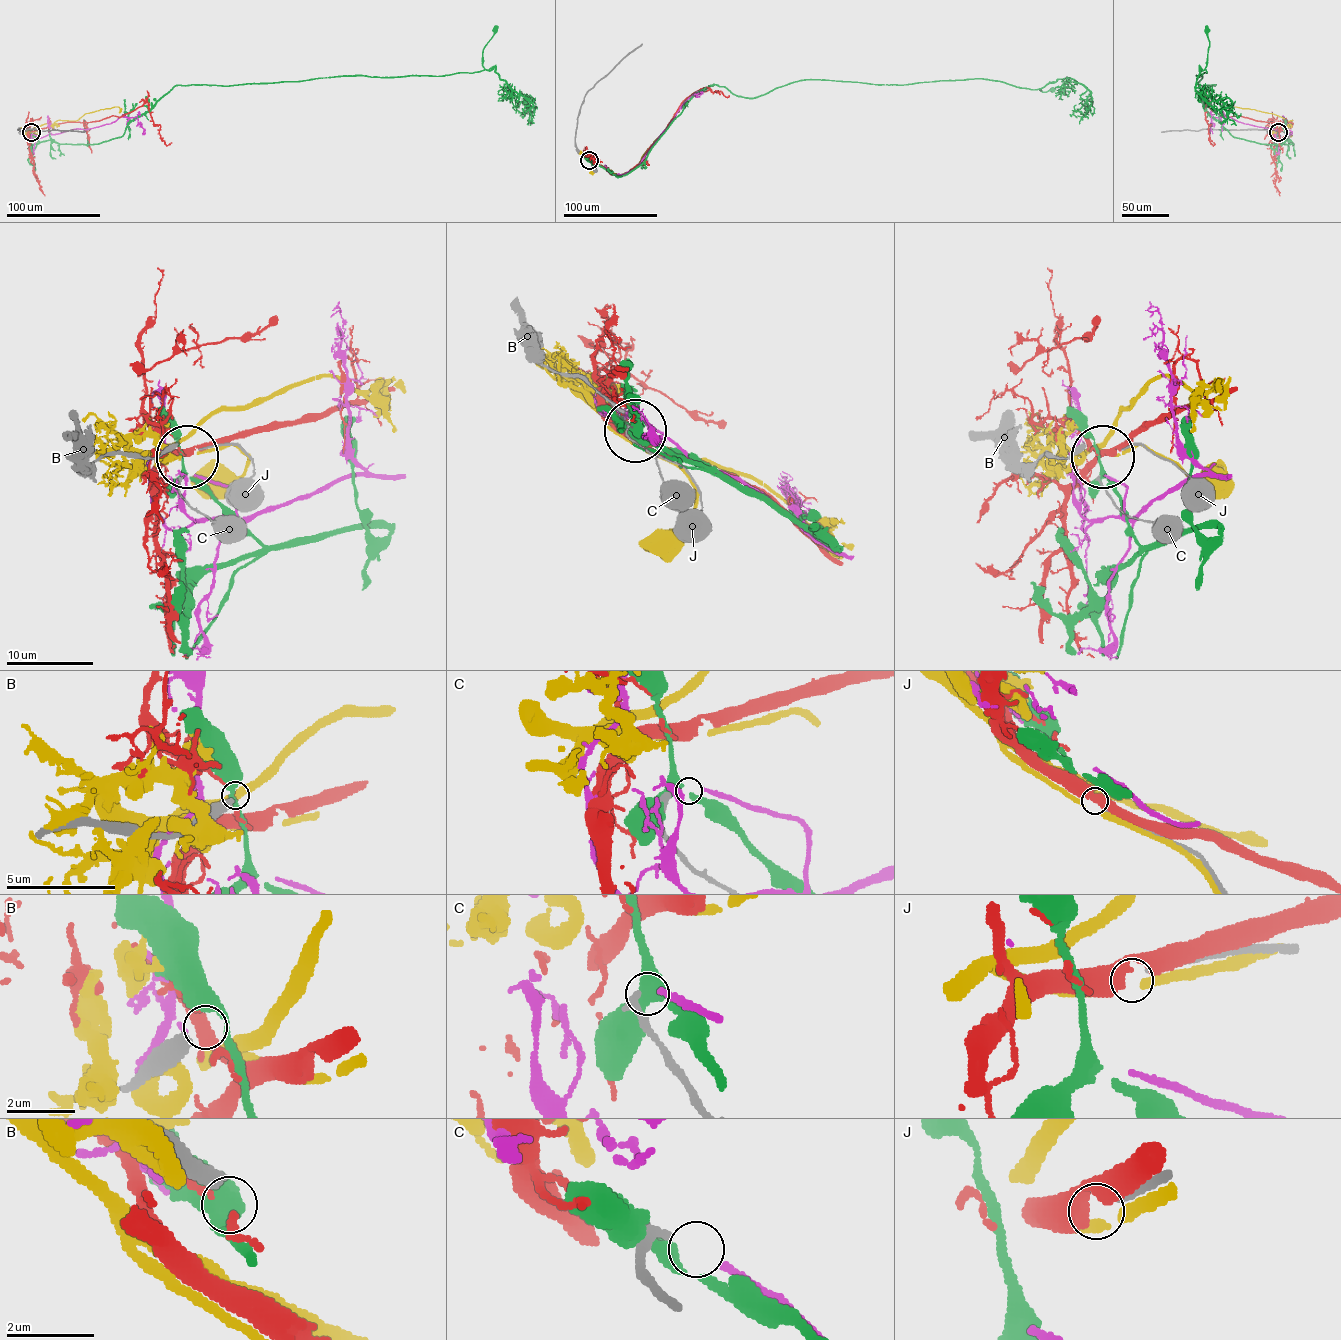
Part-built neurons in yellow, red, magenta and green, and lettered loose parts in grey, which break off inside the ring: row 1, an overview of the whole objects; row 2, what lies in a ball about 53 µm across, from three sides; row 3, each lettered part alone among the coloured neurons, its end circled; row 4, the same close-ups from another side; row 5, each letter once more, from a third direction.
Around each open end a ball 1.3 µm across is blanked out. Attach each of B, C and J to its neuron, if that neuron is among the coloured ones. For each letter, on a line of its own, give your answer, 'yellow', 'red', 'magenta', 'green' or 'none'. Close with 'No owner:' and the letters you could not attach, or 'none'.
B: none
C: magenta
J: red
No owner: B

